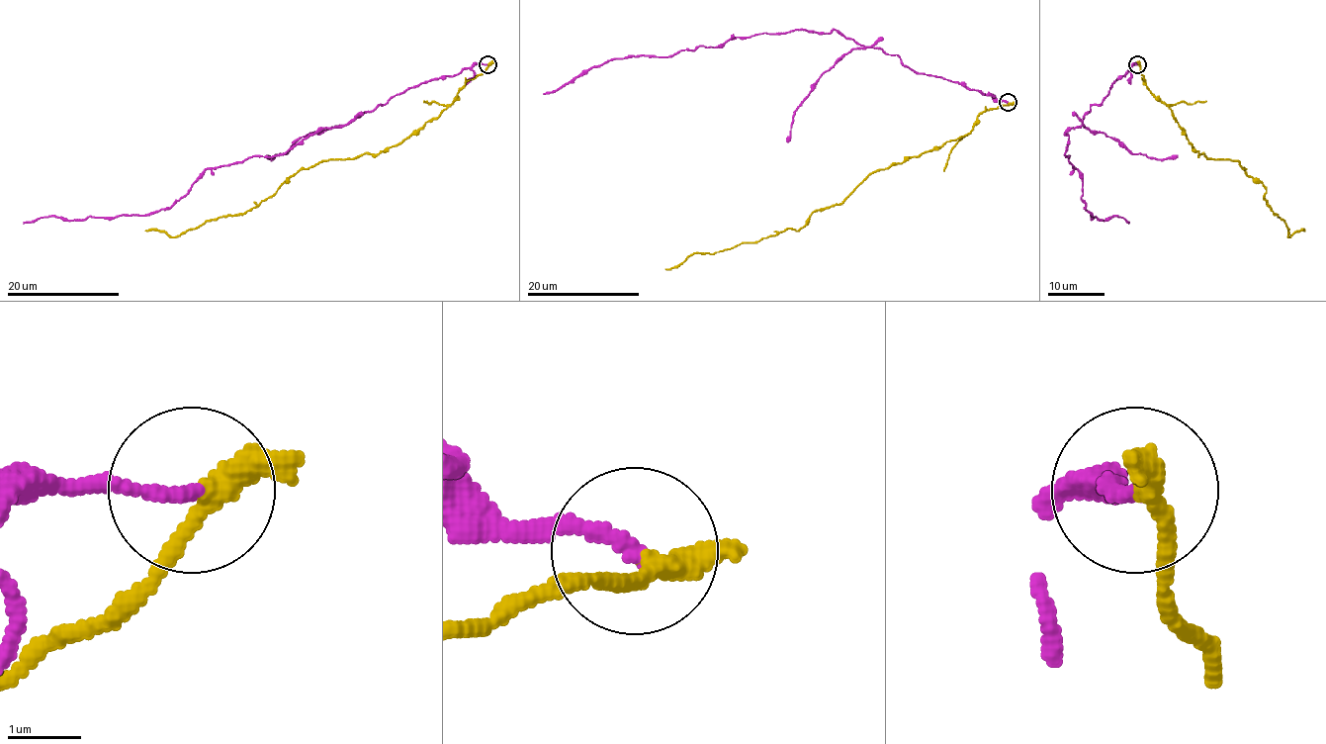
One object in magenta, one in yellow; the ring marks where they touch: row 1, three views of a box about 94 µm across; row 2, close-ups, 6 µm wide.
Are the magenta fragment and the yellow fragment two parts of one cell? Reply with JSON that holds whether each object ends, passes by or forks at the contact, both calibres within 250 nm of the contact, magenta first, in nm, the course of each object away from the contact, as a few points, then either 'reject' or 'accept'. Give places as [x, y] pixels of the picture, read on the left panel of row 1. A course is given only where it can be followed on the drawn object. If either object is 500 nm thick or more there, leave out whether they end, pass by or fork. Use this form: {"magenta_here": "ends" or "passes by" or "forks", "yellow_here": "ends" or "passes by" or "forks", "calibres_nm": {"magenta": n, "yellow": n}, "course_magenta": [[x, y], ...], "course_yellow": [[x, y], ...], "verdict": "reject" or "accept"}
{"magenta_here": "ends", "yellow_here": "passes by", "calibres_nm": {"magenta": 200, "yellow": 280}, "course_magenta": [[487, 63], [397, 93], [279, 155], [208, 168], [186, 195], [151, 215], [47, 216], [24, 223]], "course_yellow": [[487, 63], [436, 117], [382, 152], [302, 168], [243, 213], [220, 216], [174, 237], [144, 230]], "verdict": "reject"}

